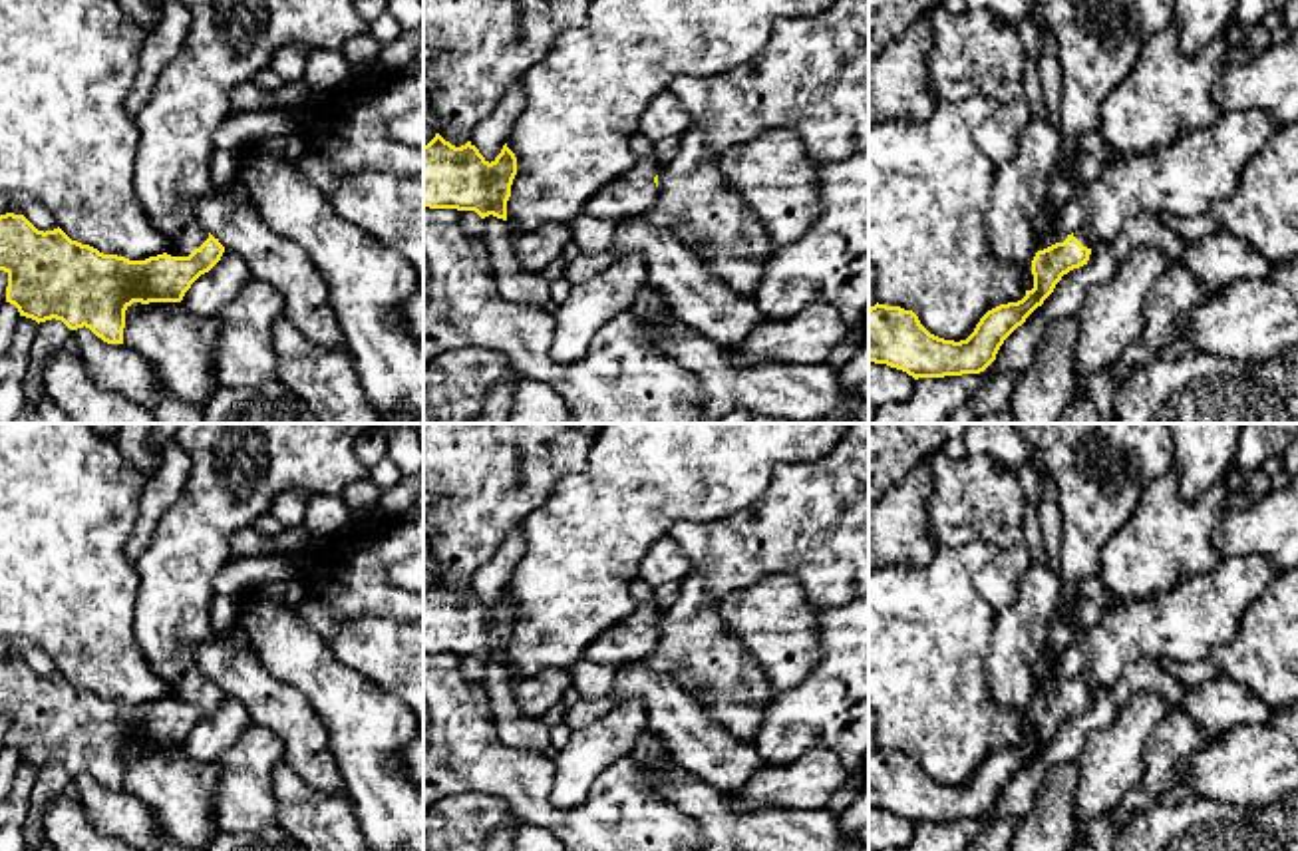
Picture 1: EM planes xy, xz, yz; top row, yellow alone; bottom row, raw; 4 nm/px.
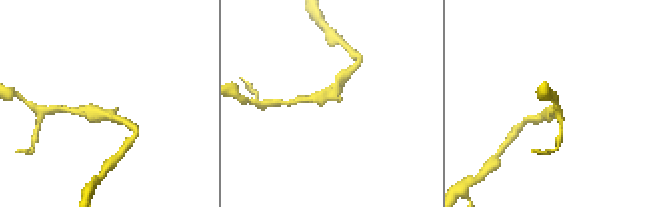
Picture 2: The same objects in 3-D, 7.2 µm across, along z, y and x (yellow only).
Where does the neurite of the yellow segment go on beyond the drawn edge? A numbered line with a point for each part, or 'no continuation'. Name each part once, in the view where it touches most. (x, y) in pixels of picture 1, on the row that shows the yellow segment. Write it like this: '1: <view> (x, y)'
1: xy (229, 40)

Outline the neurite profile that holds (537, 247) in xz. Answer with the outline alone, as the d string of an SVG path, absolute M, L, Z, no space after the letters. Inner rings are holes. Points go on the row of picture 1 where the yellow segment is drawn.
M545 225L513 235L513 249L527 272L541 274L543 266L559 256L570 239L570 225Z

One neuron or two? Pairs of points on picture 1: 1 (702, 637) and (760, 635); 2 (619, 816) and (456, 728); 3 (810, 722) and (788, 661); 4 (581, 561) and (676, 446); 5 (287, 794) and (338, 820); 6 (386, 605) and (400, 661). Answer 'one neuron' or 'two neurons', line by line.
1: two neurons
2: one neuron
3: two neurons
4: one neuron
5: one neuron
6: two neurons

